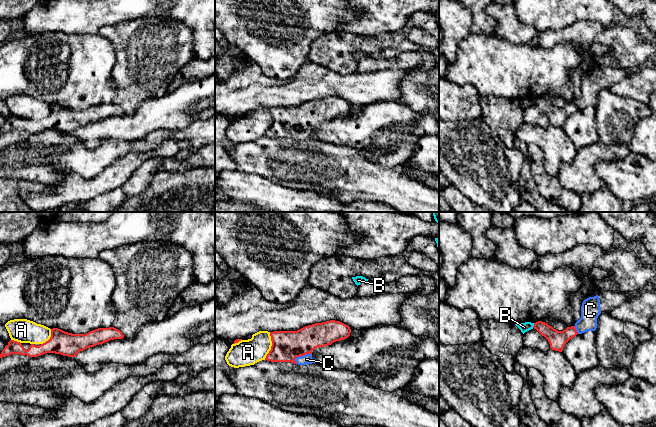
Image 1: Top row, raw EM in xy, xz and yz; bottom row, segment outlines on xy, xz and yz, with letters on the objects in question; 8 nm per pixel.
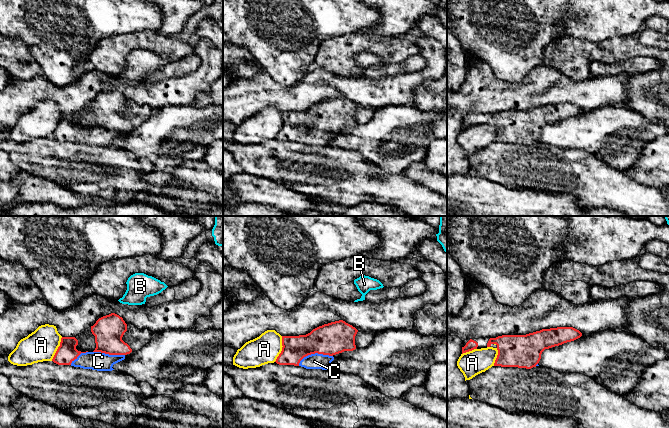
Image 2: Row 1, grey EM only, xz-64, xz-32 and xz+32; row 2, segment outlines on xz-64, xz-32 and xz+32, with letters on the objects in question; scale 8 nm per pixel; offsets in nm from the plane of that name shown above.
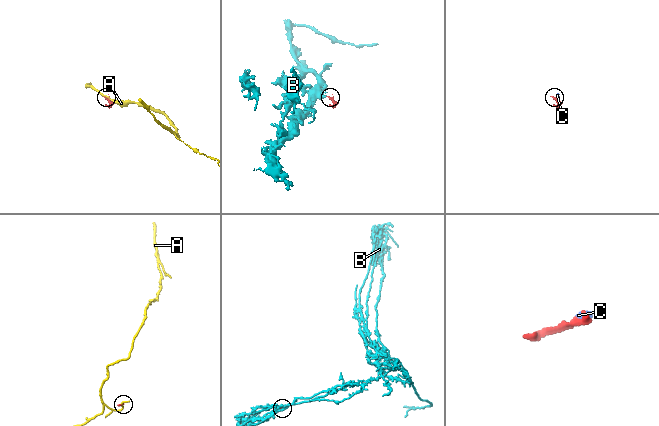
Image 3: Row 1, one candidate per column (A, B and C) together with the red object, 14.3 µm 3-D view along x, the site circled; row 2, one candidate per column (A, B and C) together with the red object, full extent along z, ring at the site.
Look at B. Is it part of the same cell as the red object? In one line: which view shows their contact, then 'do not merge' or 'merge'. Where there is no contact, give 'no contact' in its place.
yz | do not merge

